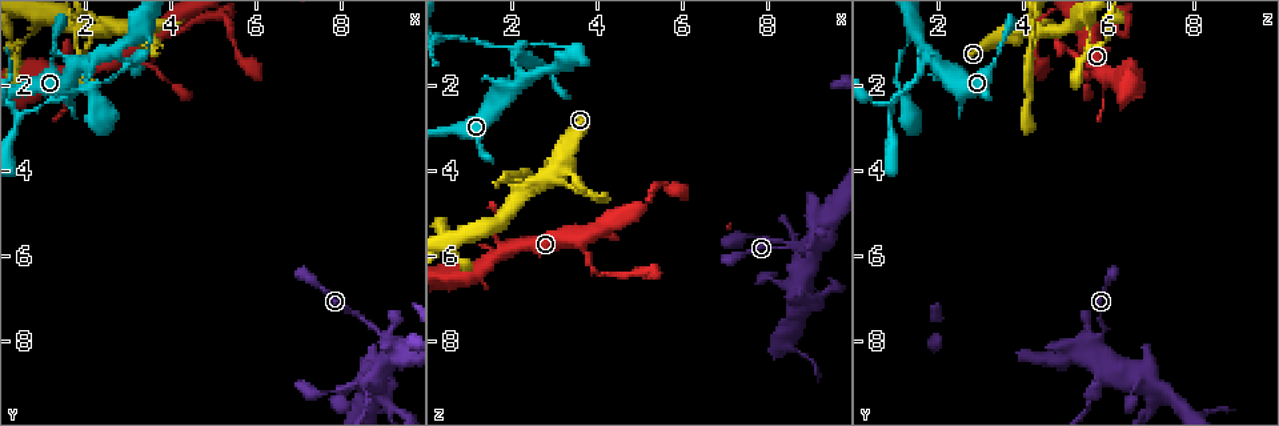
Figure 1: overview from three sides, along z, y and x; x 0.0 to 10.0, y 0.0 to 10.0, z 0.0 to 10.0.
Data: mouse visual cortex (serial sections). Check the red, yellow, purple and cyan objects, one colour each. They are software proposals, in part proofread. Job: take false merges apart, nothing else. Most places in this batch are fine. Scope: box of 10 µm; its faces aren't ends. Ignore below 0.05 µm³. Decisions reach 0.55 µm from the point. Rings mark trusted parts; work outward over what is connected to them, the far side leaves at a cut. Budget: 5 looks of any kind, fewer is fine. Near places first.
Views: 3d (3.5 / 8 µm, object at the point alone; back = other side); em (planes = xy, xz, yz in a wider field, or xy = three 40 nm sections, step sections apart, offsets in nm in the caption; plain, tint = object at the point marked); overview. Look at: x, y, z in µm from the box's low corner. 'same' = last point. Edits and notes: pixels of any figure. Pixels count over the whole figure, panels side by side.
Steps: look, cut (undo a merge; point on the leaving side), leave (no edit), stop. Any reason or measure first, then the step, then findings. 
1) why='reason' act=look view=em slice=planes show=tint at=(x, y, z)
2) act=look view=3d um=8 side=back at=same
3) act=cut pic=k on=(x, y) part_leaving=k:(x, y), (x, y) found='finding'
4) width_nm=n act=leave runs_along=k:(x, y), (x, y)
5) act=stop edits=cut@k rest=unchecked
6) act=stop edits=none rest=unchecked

why='four arms meet' act=look view=3d um=8 at=(2.35, 0.70, 4.50)

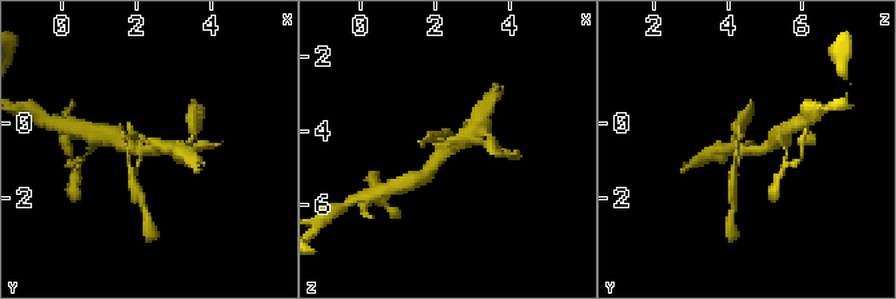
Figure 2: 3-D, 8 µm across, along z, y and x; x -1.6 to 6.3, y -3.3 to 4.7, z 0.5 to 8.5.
arms=4 arm_widths_nm=150,150,300,400 why='now the EM' act=look view=em slice=xy step=1 show=tint at=same

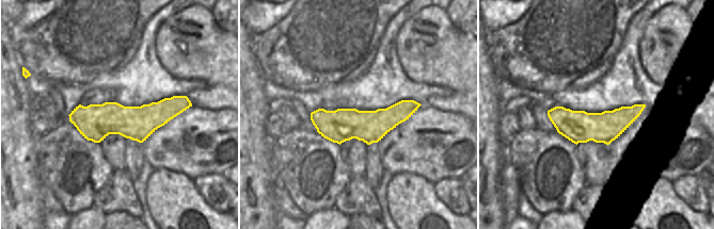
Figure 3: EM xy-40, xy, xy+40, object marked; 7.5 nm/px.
width_nm=240 act=leave runs_along=3:(188, 103), (147, 118), (72, 118) found='all the same cell'

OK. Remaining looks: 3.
why='sudden change in width' act=look view=3d um=3.5 at=(2.20, 1.45, 1.85)

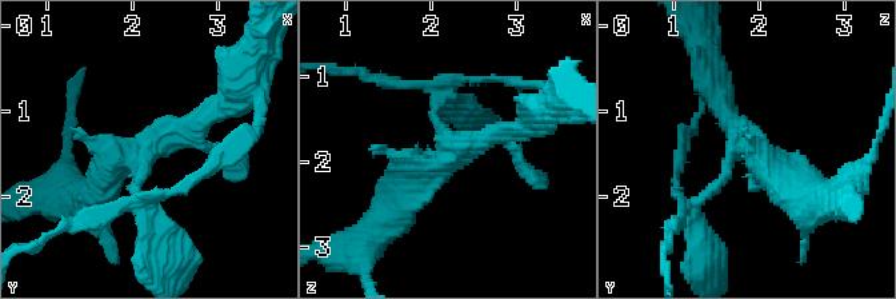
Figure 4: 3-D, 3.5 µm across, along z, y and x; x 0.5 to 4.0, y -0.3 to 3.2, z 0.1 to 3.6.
act=look view=em slice=xy step=5 show=tint at=(2.20, 1.45, 1.90)

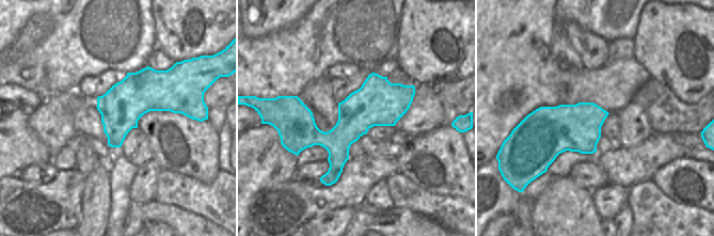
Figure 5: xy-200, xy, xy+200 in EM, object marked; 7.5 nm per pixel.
why='another direction' act=look view=em slice=xy step=1 show=tint at=same

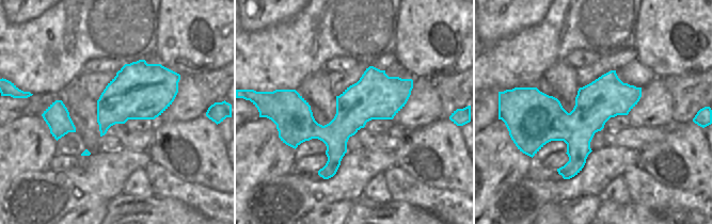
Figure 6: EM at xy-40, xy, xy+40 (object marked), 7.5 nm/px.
act=leave runs_along=6:(410, 82), (337, 130), (284, 104) found='continuous, no second cell'

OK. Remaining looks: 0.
act=stop edits=none rest=unchecked

